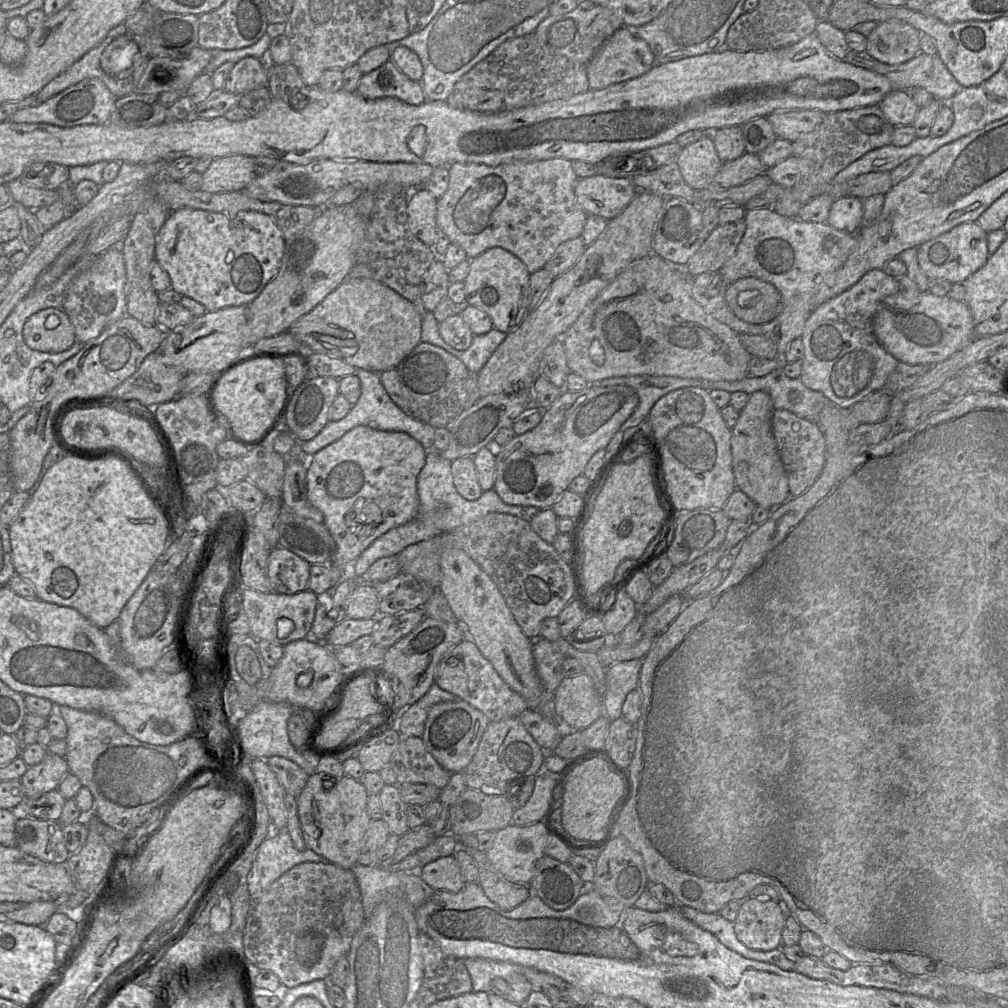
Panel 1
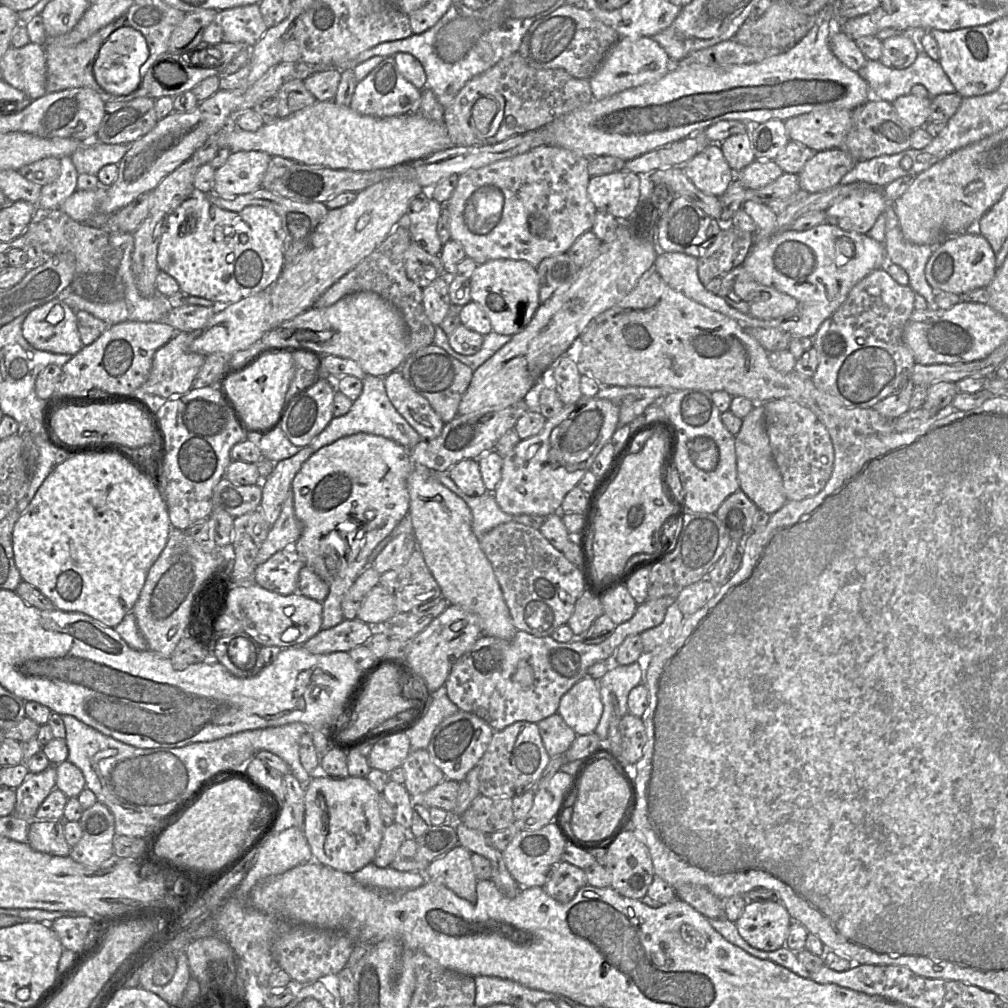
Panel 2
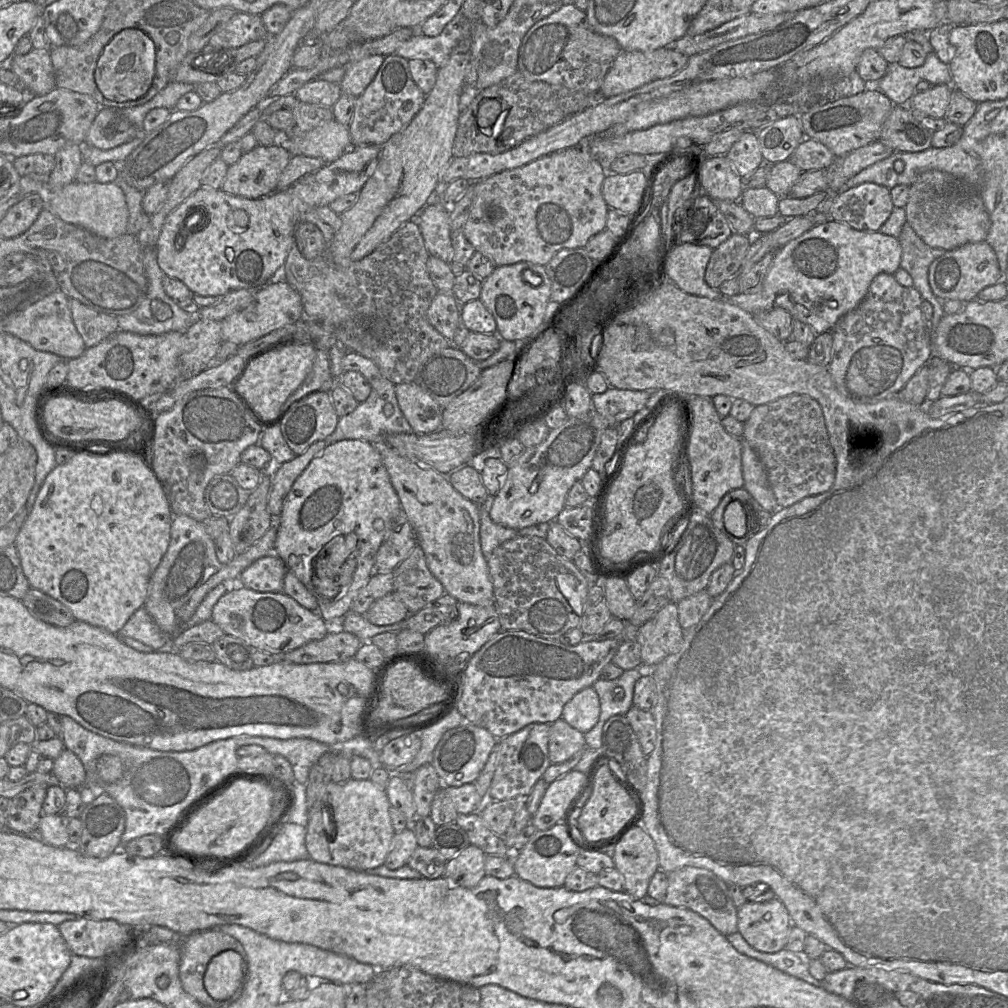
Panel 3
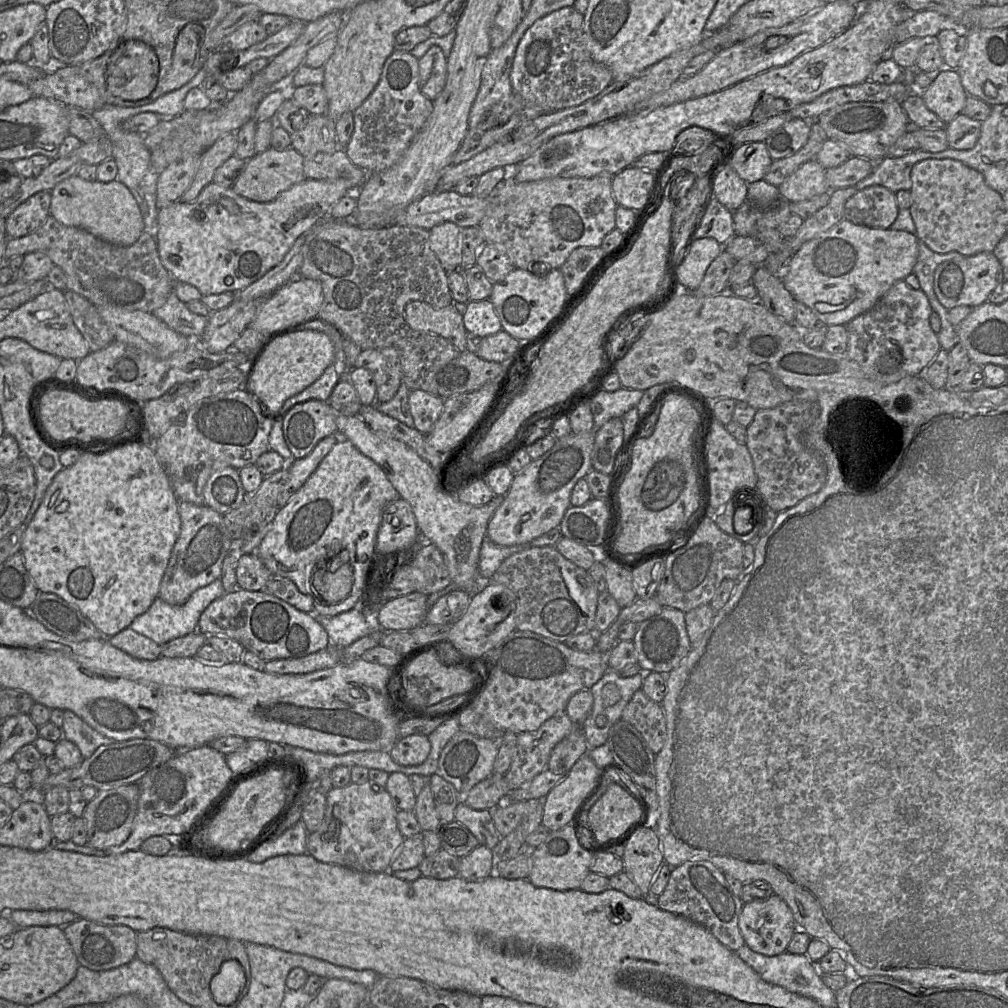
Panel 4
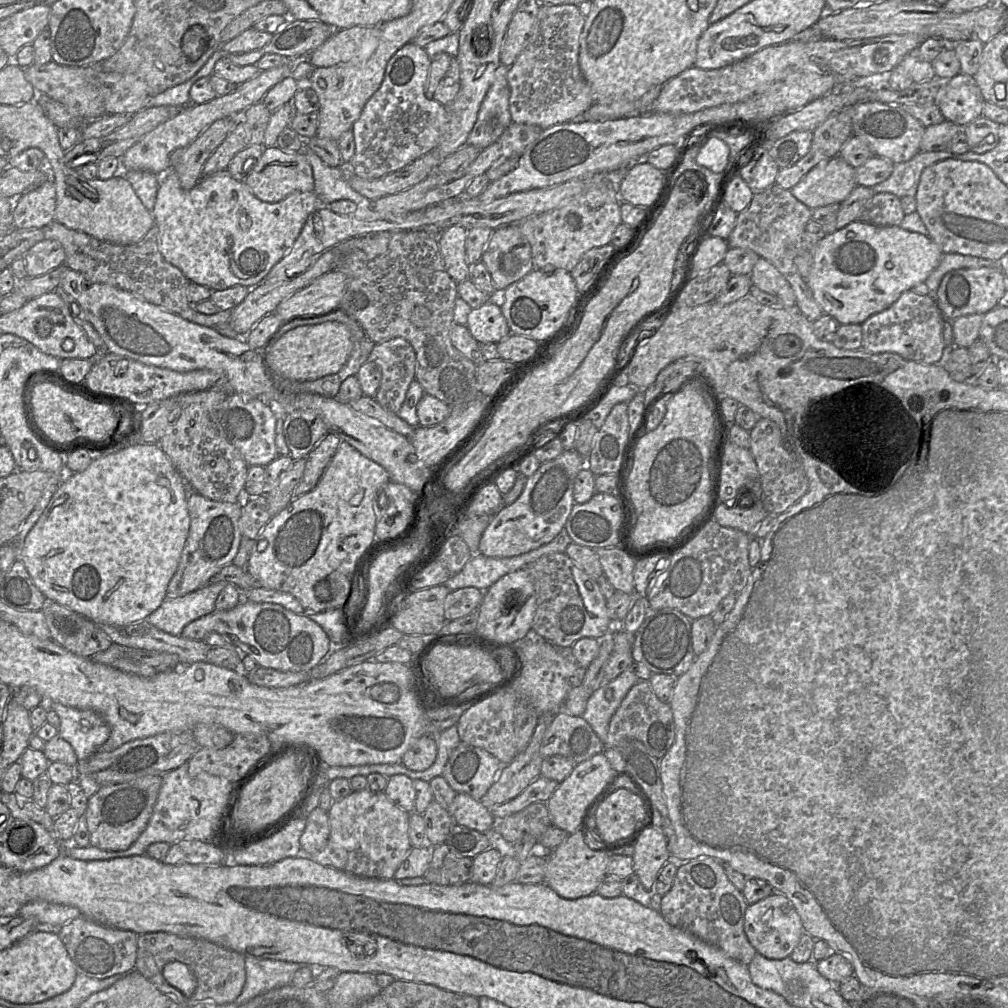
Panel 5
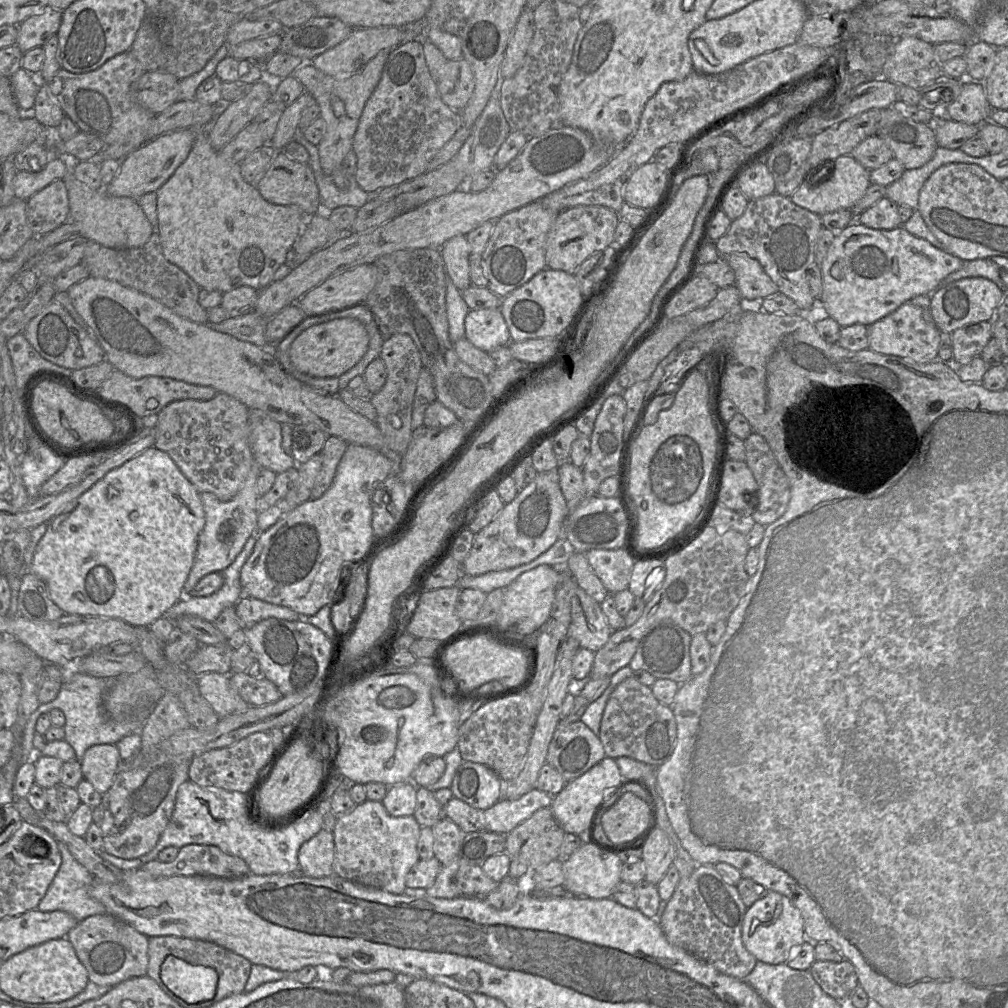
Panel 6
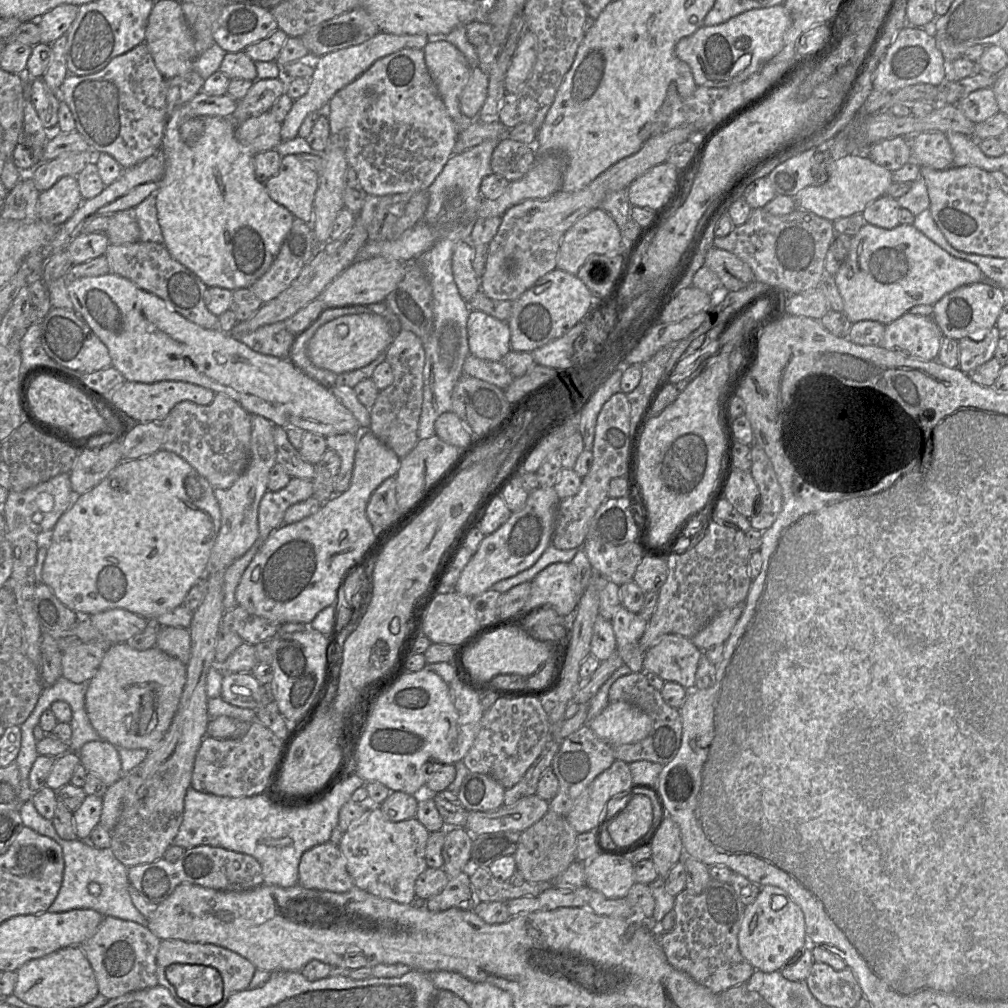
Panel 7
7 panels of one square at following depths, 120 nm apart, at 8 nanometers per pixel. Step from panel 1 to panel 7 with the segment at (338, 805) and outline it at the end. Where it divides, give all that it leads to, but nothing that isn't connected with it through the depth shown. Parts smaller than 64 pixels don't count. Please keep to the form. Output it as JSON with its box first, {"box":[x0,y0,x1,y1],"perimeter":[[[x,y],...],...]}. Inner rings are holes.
{"box":[339,806,429,904],"perimeter":[[[381,806],[369,809],[359,819],[353,821],[343,833],[339,847],[346,858],[347,870],[354,886],[382,899],[400,904],[411,904],[415,898],[415,882],[427,868],[425,850],[429,831],[414,817],[400,822],[389,821],[381,811]]]}

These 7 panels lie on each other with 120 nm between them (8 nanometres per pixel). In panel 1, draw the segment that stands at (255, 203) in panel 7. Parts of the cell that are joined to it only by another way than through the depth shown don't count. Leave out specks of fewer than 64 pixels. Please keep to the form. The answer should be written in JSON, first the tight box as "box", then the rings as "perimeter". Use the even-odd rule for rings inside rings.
{"box":[155,208,284,311],"perimeter":[[[195,208],[171,211],[156,237],[155,259],[169,274],[172,287],[205,306],[207,311],[249,305],[278,274],[284,254],[283,232],[265,213],[242,210],[234,214]]]}

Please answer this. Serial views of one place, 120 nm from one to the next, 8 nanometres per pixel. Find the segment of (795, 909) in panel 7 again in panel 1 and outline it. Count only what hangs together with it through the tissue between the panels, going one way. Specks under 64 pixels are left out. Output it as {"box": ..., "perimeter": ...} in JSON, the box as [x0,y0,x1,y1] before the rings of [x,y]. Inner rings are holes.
{"box":[733,898,789,951],"perimeter":[[[746,898],[741,902],[737,917],[733,921],[736,937],[742,944],[753,950],[770,951],[780,948],[787,915],[789,912],[781,899],[779,902],[774,902],[771,899]]]}

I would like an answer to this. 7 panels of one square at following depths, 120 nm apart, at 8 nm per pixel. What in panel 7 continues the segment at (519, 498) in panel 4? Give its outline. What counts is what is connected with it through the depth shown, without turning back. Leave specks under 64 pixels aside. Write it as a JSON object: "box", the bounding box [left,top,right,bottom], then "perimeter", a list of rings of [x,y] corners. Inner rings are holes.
{"box":[454,487,560,598],"perimeter":[[[538,487],[531,491],[521,510],[512,512],[503,525],[484,537],[461,572],[454,590],[463,596],[473,598],[491,589],[496,582],[531,567],[551,544],[559,502],[560,498],[554,487]]]}

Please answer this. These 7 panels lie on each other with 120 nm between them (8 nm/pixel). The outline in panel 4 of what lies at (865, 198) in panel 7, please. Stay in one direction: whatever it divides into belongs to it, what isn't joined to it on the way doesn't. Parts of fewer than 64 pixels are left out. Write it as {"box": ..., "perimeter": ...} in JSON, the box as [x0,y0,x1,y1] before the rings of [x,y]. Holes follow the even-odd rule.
{"box":[778,159,830,203],"perimeter":[[[815,159],[804,163],[778,187],[780,197],[791,203],[830,192],[825,173],[826,169]]]}

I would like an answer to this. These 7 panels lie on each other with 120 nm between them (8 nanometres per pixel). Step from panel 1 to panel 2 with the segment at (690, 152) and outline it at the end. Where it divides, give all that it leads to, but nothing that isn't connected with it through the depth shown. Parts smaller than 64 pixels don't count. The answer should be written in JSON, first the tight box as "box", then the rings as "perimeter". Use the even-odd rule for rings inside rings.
{"box":[677,144,735,197],"perimeter":[[[709,144],[702,152],[700,152],[699,154],[697,154],[696,156],[694,156],[691,160],[689,160],[686,164],[684,164],[683,166],[677,166],[677,167],[682,167],[683,168],[683,172],[684,174],[686,175],[686,177],[700,190],[702,191],[703,193],[707,194],[707,195],[713,195],[713,196],[716,196],[716,197],[720,197],[722,196],[725,191],[727,190],[729,184],[732,182],[734,176],[735,176],[735,173],[730,169],[727,161],[725,160],[724,156],[723,156],[723,153],[720,149],[720,146],[719,144]]]}

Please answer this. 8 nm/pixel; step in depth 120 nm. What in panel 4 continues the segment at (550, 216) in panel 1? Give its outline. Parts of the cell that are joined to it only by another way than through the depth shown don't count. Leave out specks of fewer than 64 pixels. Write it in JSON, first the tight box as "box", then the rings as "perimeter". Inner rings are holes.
{"box":[479,175,617,271],"perimeter":[[[508,175],[501,180],[488,195],[489,204],[488,210],[486,211],[485,216],[479,223],[479,228],[483,232],[486,242],[493,242],[497,244],[501,244],[505,251],[513,263],[515,268],[520,269],[528,269],[529,271],[533,271],[531,265],[534,263],[546,263],[551,268],[559,269],[567,260],[571,252],[577,247],[599,247],[601,246],[603,238],[613,230],[615,226],[615,211],[617,207],[617,203],[612,194],[611,188],[611,180],[612,175],[597,175],[594,177],[554,177],[548,178],[538,181],[529,181],[529,182],[517,182],[512,177],[508,177]]]}

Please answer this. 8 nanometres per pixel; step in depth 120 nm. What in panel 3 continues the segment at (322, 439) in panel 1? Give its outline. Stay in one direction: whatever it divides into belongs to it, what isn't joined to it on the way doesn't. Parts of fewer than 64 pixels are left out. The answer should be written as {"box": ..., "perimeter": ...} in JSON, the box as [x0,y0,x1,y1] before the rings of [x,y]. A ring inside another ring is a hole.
{"box":[325,378,414,444],"perimeter":[[[386,378],[380,381],[380,388],[372,388],[369,397],[359,403],[352,413],[339,418],[335,431],[325,440],[327,444],[348,439],[379,443],[385,442],[383,438],[389,434],[414,432],[399,407],[395,391],[396,384]]]}

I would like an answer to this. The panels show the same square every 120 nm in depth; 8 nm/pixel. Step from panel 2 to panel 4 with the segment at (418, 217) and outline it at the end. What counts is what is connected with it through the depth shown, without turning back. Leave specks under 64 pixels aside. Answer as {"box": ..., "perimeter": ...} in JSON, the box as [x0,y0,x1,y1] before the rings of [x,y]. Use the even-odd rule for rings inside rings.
{"box":[430,222,462,272],"perimeter":[[[443,222],[432,227],[430,247],[446,272],[460,270],[462,258],[460,228],[453,222]]]}

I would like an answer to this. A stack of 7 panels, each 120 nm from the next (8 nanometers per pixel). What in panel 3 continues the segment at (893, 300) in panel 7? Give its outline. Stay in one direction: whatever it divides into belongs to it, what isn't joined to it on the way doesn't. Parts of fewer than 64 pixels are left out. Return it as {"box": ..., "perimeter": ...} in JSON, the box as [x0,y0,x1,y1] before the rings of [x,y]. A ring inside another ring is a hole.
{"box":[760,219,902,335],"perimeter":[[[830,219],[826,222],[816,224],[798,238],[788,242],[786,245],[776,250],[773,262],[764,280],[760,293],[768,299],[773,300],[776,307],[784,307],[789,310],[795,319],[811,326],[818,335],[824,332],[832,331],[833,327],[844,315],[852,311],[861,303],[868,293],[871,282],[878,274],[888,273],[893,275],[900,268],[901,256],[902,248],[898,238],[885,235],[879,231],[855,230],[845,223],[836,222]]]}

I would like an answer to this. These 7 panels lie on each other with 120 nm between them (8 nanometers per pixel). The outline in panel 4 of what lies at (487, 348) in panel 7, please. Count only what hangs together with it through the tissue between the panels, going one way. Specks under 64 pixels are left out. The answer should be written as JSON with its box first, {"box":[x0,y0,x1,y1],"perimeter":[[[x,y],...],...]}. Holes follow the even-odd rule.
{"box":[463,299,502,338],"perimeter":[[[490,299],[468,302],[463,321],[465,329],[480,338],[502,330],[500,319]]]}

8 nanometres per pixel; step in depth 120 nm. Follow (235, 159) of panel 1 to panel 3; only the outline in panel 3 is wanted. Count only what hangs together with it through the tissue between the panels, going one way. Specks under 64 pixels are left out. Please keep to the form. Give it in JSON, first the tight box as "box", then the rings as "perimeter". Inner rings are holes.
{"box":[221,144,292,199],"perimeter":[[[258,144],[254,149],[243,152],[237,162],[228,166],[221,189],[236,196],[258,199],[277,190],[278,181],[292,154],[280,144],[263,146]]]}

